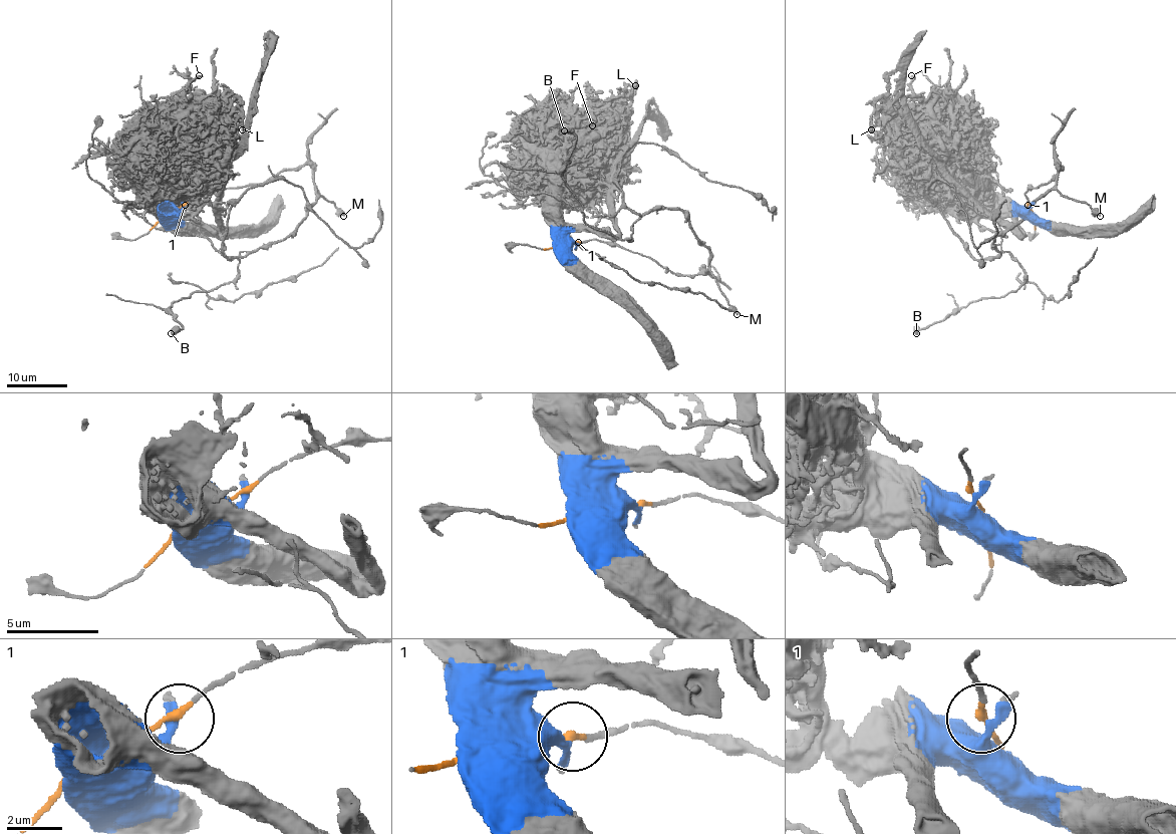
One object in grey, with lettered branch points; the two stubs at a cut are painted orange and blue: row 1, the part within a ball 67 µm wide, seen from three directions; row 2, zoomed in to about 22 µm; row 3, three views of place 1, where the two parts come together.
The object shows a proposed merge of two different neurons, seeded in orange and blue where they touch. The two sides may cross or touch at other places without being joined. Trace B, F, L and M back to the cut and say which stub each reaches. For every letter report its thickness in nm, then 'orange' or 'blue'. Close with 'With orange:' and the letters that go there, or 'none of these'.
B: 550 nm | orange
F: 200 nm | blue
L: 260 nm | blue
M: 360 nm | orange
With orange: B, M

